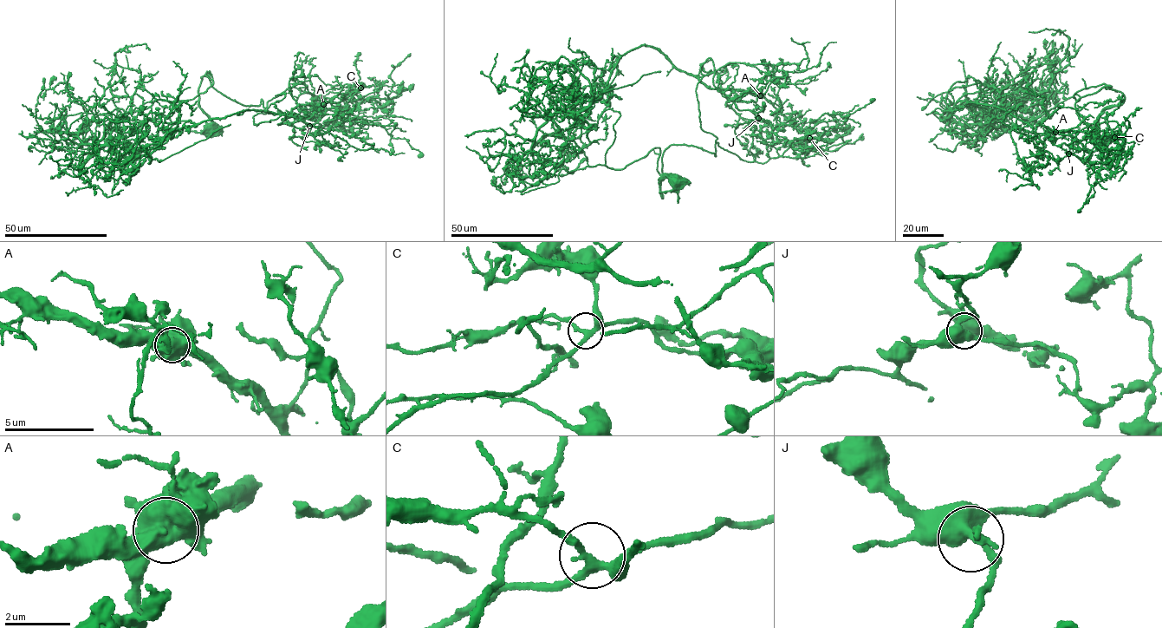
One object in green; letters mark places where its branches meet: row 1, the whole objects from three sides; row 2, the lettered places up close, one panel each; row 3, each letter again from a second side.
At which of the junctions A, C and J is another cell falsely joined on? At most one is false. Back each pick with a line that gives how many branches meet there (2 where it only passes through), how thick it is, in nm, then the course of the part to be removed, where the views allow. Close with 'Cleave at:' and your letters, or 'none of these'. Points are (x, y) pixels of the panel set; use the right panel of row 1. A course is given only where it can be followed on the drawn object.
A: branches 4; calibre 700 nm; course (1054, 132), (966, 101), (992, 114), (973, 130), (946, 102), (968, 75), (941, 120), (980, 84), (948, 91)
Cleave at: A

